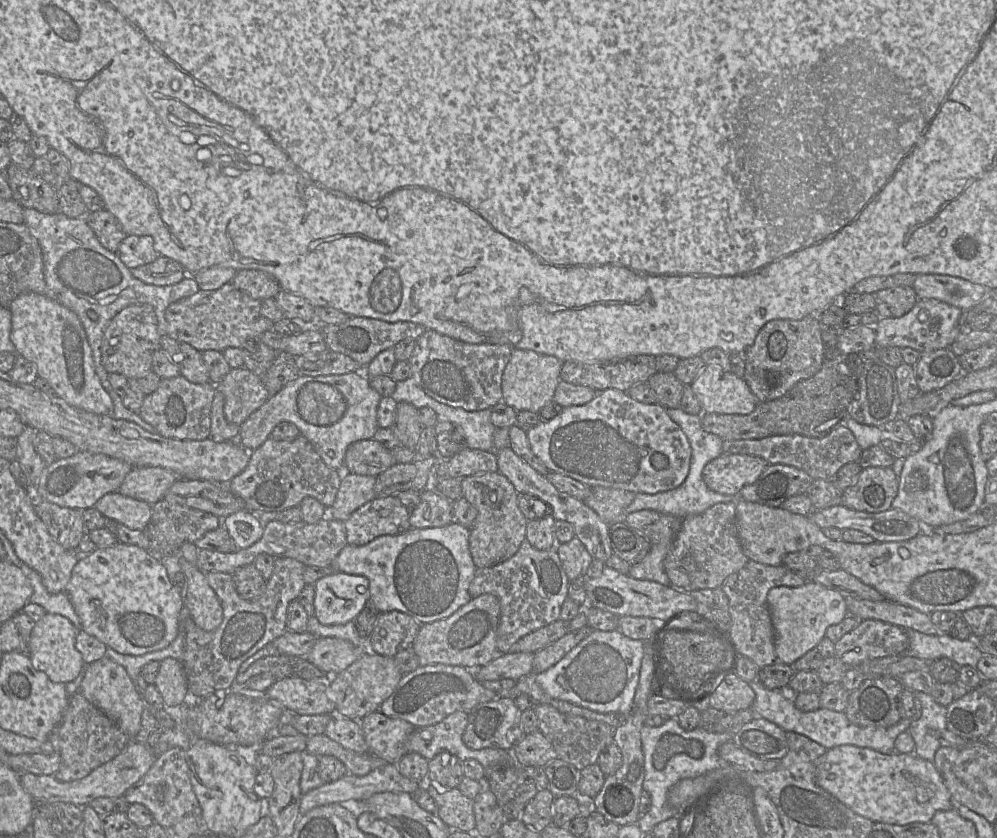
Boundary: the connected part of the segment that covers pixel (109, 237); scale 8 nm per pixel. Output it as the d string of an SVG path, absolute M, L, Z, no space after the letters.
M106 208L87 213L84 217L101 245L111 252L117 253L120 243L126 237L122 224Z

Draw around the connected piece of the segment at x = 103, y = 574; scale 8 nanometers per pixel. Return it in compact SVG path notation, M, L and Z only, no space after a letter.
M117 542L110 547L96 548L74 566L66 593L81 621L81 629L107 647L127 655L140 656L166 648L181 627L184 600L172 584L158 556L136 545Z

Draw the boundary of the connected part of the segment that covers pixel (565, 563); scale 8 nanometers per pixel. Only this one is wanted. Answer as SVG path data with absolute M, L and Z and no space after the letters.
M575 535L566 543L556 543L556 551L569 580L586 575L592 557Z

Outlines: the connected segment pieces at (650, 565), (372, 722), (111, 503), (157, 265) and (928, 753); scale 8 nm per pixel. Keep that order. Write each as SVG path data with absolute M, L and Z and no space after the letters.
M670 543L653 544L648 555L629 569L629 576L634 579L655 581L663 585L671 582L664 570L663 560L670 548Z
M380 711L369 713L360 720L360 724L369 753L382 758L386 763L395 764L407 753L406 742L416 729L411 723L399 718L388 717Z
M118 491L103 496L94 507L107 519L115 520L131 530L145 531L152 516L152 505Z
M161 255L149 264L130 270L135 278L157 286L176 284L187 276L187 271L179 262Z
M912 692L921 701L922 714L917 720L912 721L908 732L915 742L915 755L933 762L937 750L941 747L938 733L947 727L947 707L937 703L930 694Z

